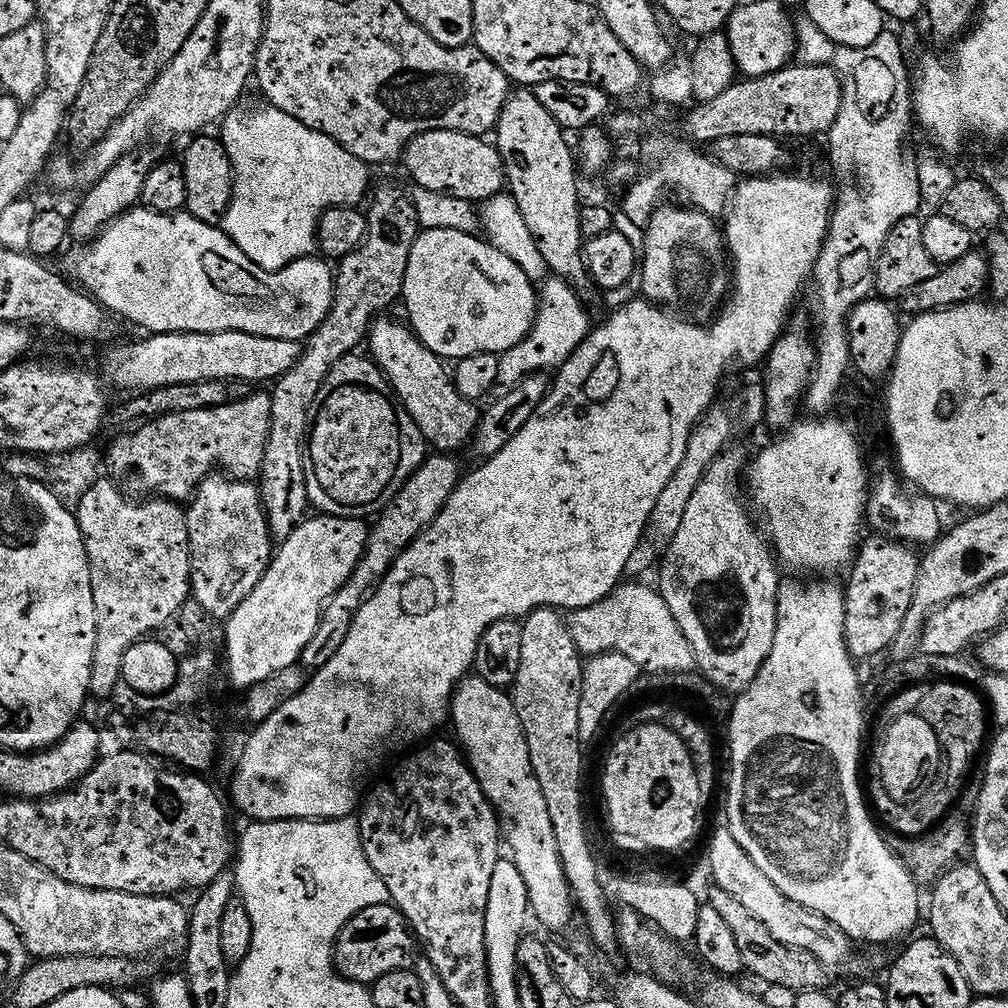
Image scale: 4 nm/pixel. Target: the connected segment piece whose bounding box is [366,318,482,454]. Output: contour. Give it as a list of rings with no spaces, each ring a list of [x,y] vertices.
[[[388,318],[373,323],[366,344],[372,347],[371,359],[391,382],[399,407],[408,411],[417,430],[436,447],[437,453],[456,454],[459,448],[467,444],[469,447],[480,424],[481,409],[457,390],[449,365],[435,356],[407,323],[384,319]]]

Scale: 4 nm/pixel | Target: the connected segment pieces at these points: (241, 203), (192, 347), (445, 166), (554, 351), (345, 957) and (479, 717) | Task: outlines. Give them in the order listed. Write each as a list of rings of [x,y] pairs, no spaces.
[[[237,106],[233,108],[222,121],[224,129],[218,132],[219,139],[223,140],[226,146],[226,154],[230,154],[233,174],[232,201],[224,215],[222,227],[225,234],[238,246],[238,250],[242,250],[242,254],[246,254],[246,258],[250,258],[250,262],[262,266],[262,270],[267,272],[280,272],[296,260],[317,255],[318,241],[316,235],[318,234],[320,219],[332,208],[347,208],[361,203],[359,200],[363,198],[364,191],[368,188],[368,172],[370,172],[370,168],[369,165],[363,164],[358,158],[354,158],[354,154],[350,154],[350,150],[346,150],[341,144],[334,142],[334,138],[330,138],[326,134],[322,134],[302,122],[298,122],[298,118],[290,118],[290,114],[286,114],[282,110],[271,106],[263,106],[264,108],[244,107]]]
[[[161,332],[159,334],[152,334],[149,335],[147,338],[148,340],[144,340],[141,342],[141,344],[128,344],[125,346],[125,348],[116,348],[113,350],[112,353],[109,354],[108,357],[104,360],[104,372],[103,375],[106,377],[108,375],[108,380],[110,383],[113,384],[116,388],[121,388],[122,391],[128,392],[124,394],[139,394],[141,392],[153,392],[156,388],[161,388],[162,386],[178,386],[179,384],[193,384],[194,382],[202,382],[203,380],[242,380],[245,384],[251,384],[253,386],[260,386],[263,384],[260,384],[263,382],[263,380],[269,380],[269,382],[275,382],[280,379],[280,377],[285,376],[291,368],[296,365],[298,362],[298,358],[300,357],[301,351],[302,351],[302,344],[301,341],[298,340],[283,340],[282,338],[262,338],[261,336],[255,336],[254,334],[246,334],[245,332]]]
[[[428,131],[411,140],[404,149],[403,164],[419,188],[450,194],[475,204],[483,204],[505,191],[505,162],[493,143],[483,137],[458,131]]]
[[[559,277],[547,279],[538,294],[535,325],[531,334],[511,350],[499,355],[498,382],[493,388],[493,397],[510,394],[526,376],[559,369],[576,352],[592,328],[588,312],[579,297],[579,291]]]
[[[389,902],[362,910],[340,932],[336,940],[336,971],[356,984],[372,986],[383,975],[411,969],[417,959],[418,941],[408,920]]]
[[[469,675],[460,683],[450,701],[450,724],[456,727],[455,739],[466,753],[472,771],[480,779],[488,801],[507,821],[506,848],[512,851],[510,859],[518,866],[529,890],[531,915],[552,932],[570,927],[572,908],[574,912],[572,888],[563,870],[546,800],[531,768],[526,734],[513,697],[505,689],[490,686],[490,682],[481,676]]]

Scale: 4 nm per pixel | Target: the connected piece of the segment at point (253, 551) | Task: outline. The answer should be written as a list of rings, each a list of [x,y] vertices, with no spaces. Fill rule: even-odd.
[[[213,474],[201,482],[190,501],[190,507],[186,515],[192,547],[192,596],[213,621],[224,622],[234,614],[234,610],[238,610],[254,586],[262,582],[264,572],[272,563],[274,541],[268,529],[264,503],[260,501],[260,490],[255,483],[233,480],[227,474]]]

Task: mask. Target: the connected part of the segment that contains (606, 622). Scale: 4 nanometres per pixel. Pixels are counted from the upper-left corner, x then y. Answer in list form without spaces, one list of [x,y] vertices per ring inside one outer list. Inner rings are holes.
[[[644,582],[621,583],[602,602],[569,611],[566,621],[584,658],[616,653],[636,662],[645,673],[691,672],[696,668],[694,650],[678,622],[674,622],[670,606],[666,606],[655,587],[647,588]]]

